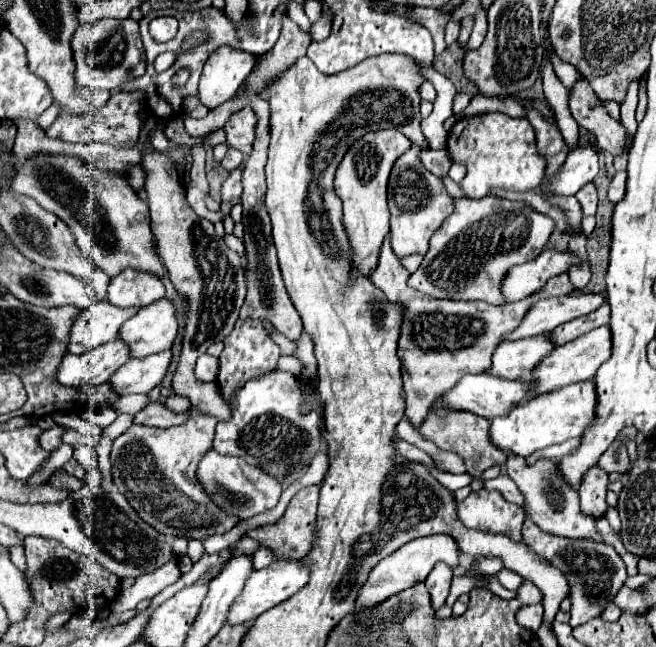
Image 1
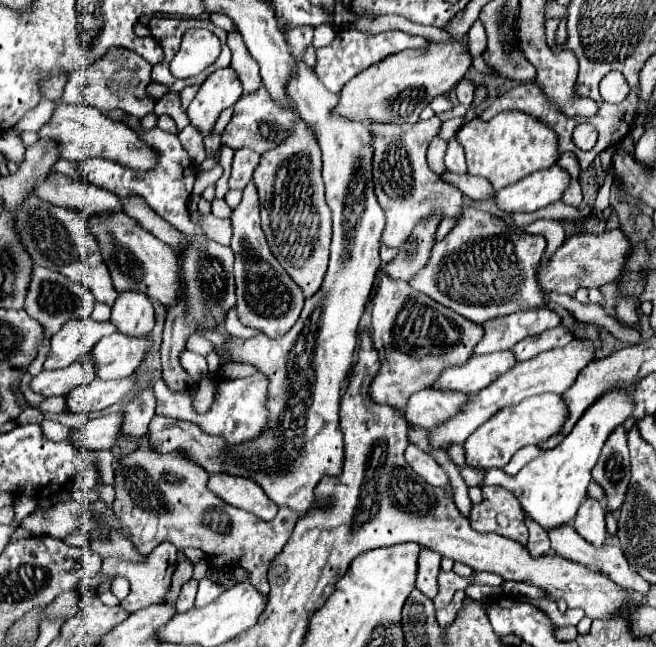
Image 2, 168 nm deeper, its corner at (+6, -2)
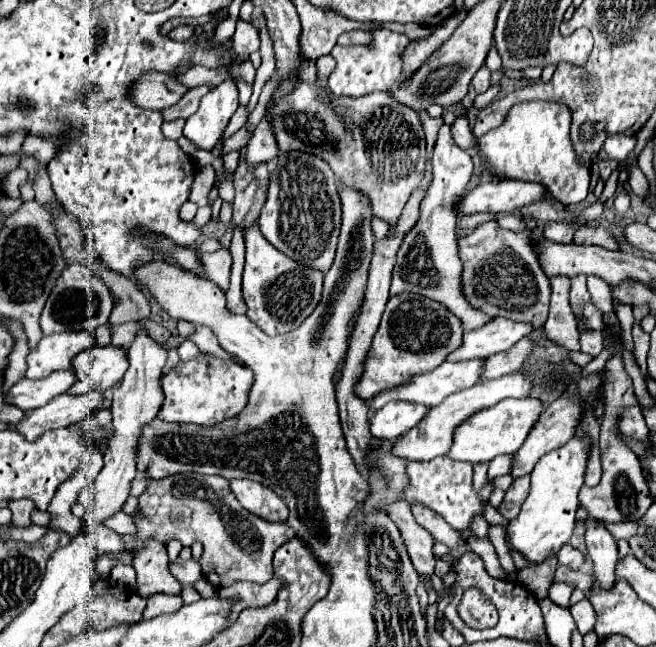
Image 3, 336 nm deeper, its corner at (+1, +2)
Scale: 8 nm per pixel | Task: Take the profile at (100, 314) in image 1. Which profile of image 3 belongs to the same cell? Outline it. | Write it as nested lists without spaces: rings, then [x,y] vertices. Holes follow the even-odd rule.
[[[61,332],[43,336],[39,344],[27,354],[27,370],[23,378],[47,378],[51,372],[71,368],[75,354],[93,348],[95,338],[89,332]]]

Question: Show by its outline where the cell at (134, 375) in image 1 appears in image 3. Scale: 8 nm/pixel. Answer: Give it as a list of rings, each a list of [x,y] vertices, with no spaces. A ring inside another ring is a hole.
[[[87,392],[81,396],[69,396],[59,394],[55,400],[47,402],[41,408],[27,410],[21,422],[11,424],[13,430],[17,430],[23,438],[35,440],[47,430],[55,428],[67,428],[67,424],[75,424],[85,420],[85,416],[91,416],[93,410],[103,402],[101,392]]]

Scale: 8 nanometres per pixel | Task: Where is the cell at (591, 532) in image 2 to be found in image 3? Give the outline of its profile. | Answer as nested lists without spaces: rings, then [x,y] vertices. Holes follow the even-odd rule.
[[[587,520],[585,526],[587,526],[587,534],[585,534],[587,552],[593,560],[593,576],[597,578],[597,584],[603,590],[613,588],[617,582],[615,578],[615,564],[619,560],[617,544],[601,522]]]

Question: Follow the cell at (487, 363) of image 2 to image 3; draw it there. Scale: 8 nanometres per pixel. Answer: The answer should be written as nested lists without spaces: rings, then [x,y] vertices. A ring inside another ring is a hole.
[[[467,360],[467,362],[443,362],[439,368],[419,374],[419,376],[411,376],[411,380],[407,380],[407,384],[401,384],[399,388],[389,388],[387,392],[381,392],[379,396],[375,396],[369,406],[373,406],[375,410],[383,408],[387,402],[393,400],[403,400],[403,402],[415,402],[415,404],[423,404],[433,408],[435,404],[443,402],[449,394],[453,392],[461,392],[467,390],[471,386],[475,386],[481,380],[481,372],[483,372],[483,362],[485,360]]]

